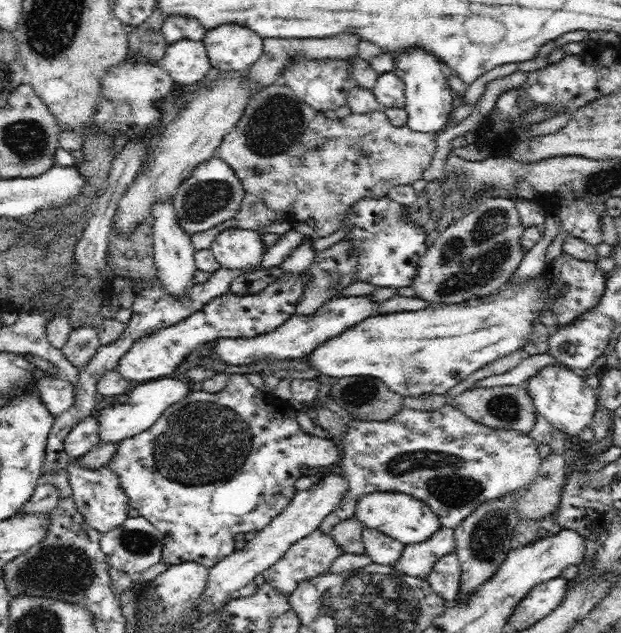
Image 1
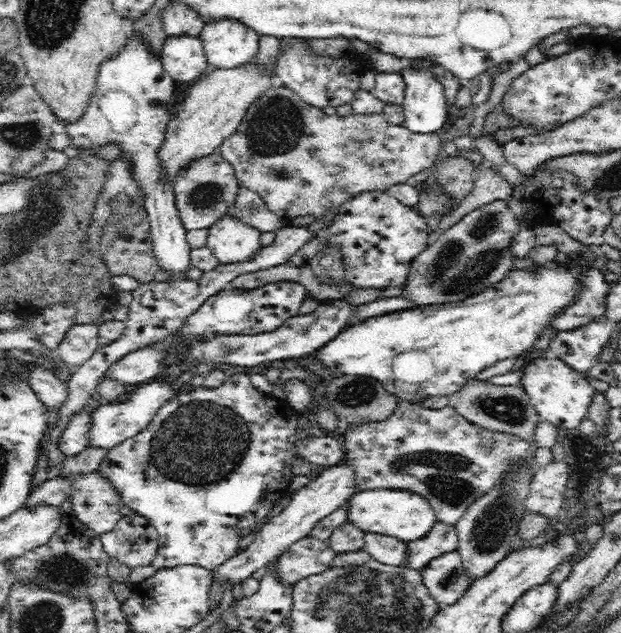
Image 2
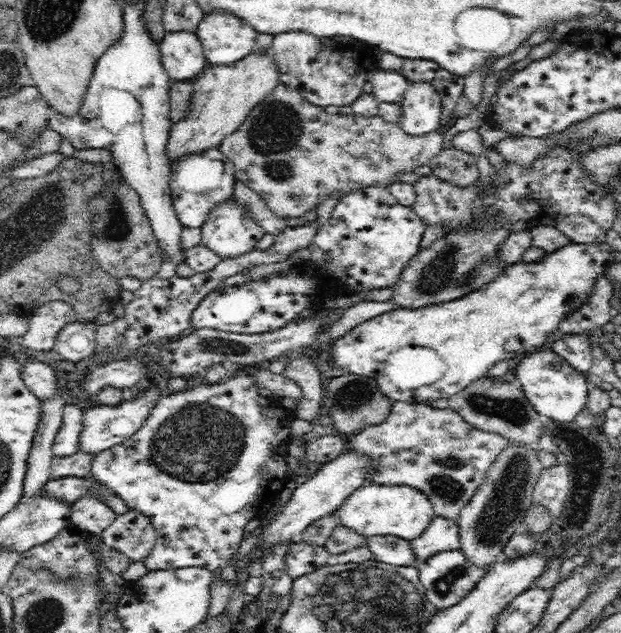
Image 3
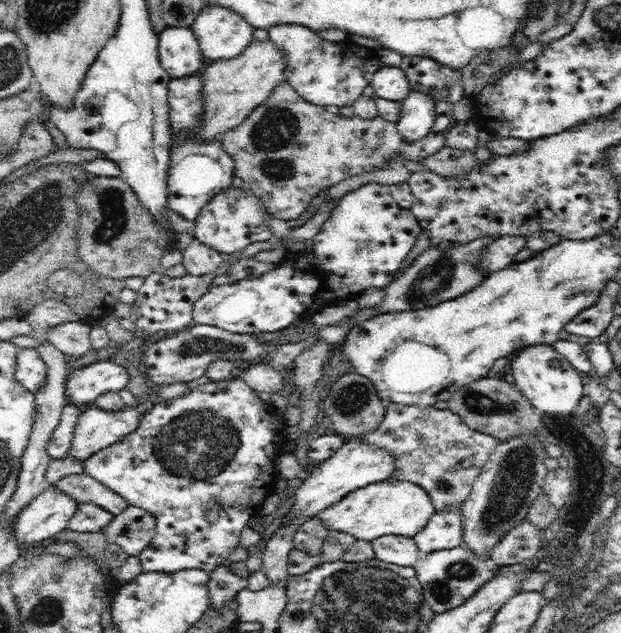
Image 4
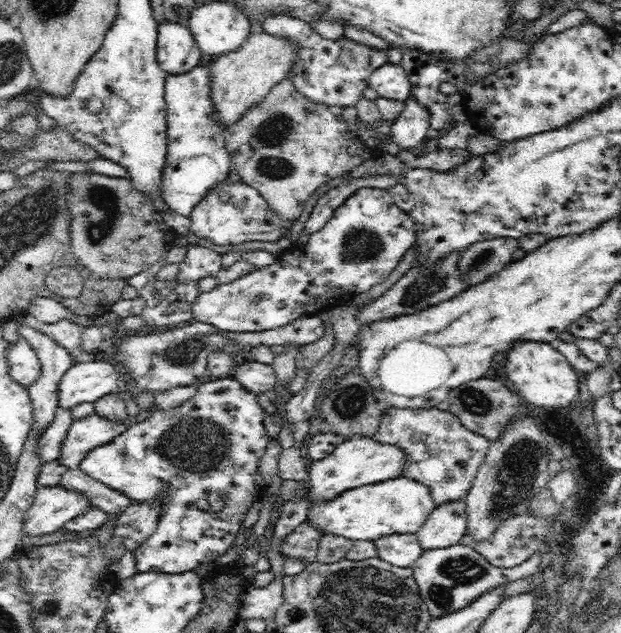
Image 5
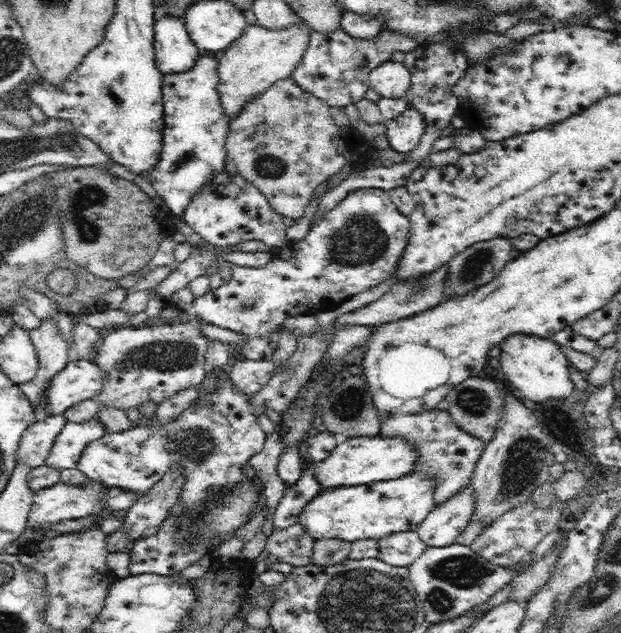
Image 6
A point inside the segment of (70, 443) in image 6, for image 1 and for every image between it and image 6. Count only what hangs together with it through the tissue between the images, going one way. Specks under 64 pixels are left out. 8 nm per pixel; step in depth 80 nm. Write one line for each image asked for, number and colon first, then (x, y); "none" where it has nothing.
1: (148, 401)
2: (113, 423)
3: (103, 427)
4: (97, 429)
5: (83, 435)

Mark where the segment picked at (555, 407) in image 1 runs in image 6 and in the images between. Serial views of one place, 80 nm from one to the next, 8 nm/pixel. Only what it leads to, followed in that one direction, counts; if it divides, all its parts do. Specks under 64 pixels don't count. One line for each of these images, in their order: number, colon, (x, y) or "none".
2: (561, 395)
3: (551, 384)
4: (545, 377)
5: (541, 373)
6: (538, 368)

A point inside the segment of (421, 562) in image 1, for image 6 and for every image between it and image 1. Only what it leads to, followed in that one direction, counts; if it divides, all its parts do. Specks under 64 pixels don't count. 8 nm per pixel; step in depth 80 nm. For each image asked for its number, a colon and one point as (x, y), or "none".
2: (443, 537)
3: (443, 534)
4: (445, 529)
5: (445, 526)
6: (446, 521)

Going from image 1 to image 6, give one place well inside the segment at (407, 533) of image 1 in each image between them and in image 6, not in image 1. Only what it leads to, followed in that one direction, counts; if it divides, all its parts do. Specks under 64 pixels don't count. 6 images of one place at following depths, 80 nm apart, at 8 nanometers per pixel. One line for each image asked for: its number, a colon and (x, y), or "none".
2: (406, 515)
3: (374, 509)
4: (390, 507)
5: (401, 505)
6: (349, 512)

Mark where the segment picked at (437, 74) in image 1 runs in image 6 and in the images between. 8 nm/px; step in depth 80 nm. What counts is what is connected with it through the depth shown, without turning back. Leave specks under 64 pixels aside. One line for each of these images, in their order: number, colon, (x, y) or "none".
2: (424, 105)
3: (421, 111)
4: (417, 116)
5: (409, 130)
6: (404, 132)

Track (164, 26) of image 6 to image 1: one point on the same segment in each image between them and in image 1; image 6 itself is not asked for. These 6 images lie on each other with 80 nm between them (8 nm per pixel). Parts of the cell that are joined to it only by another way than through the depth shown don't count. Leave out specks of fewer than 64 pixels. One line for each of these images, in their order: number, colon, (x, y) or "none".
1: (186, 61)
2: (183, 58)
3: (182, 56)
4: (180, 55)
5: (177, 52)

